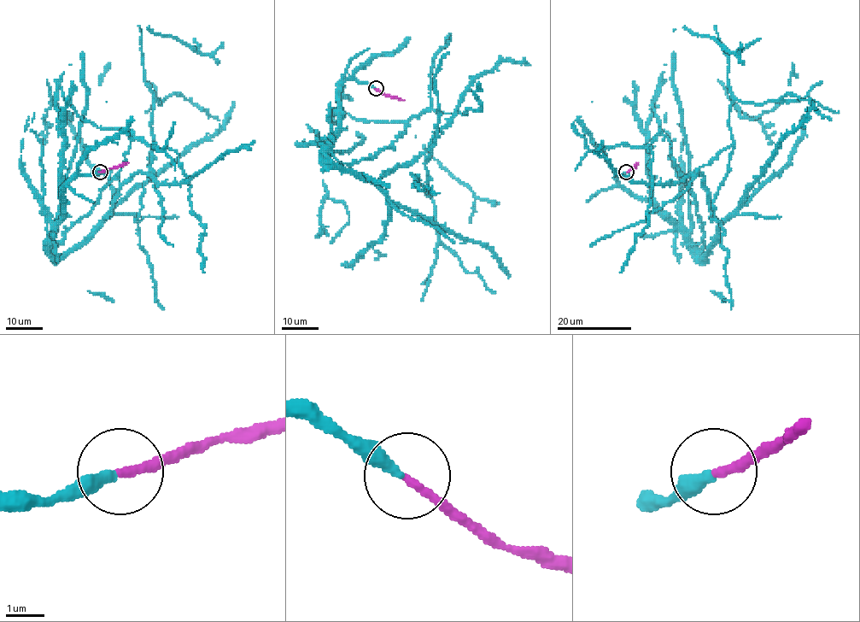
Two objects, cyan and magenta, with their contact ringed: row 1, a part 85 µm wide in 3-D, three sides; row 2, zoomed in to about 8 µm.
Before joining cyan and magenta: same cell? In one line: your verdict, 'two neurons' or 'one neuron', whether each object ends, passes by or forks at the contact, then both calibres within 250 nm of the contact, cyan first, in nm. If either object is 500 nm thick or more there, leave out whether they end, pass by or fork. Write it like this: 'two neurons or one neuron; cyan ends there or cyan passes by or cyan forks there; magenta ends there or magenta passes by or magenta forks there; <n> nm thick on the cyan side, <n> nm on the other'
one neuron; cyan ends there; magenta ends there; 320 nm thick on the cyan side, 200 nm on the other

